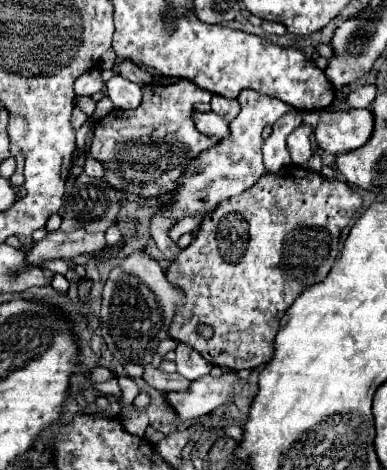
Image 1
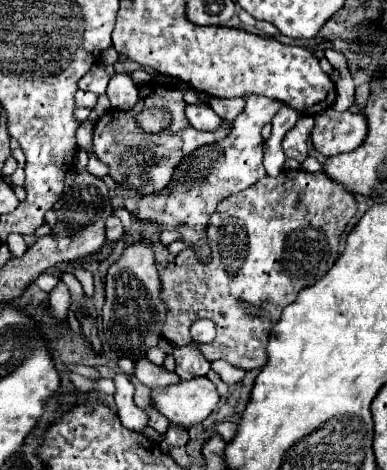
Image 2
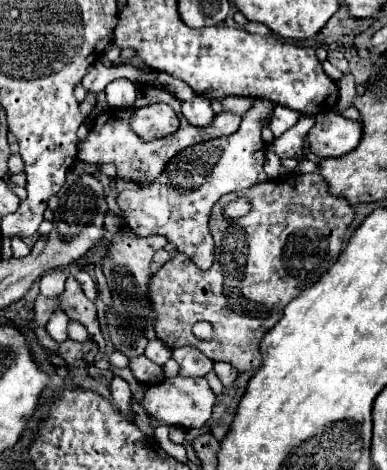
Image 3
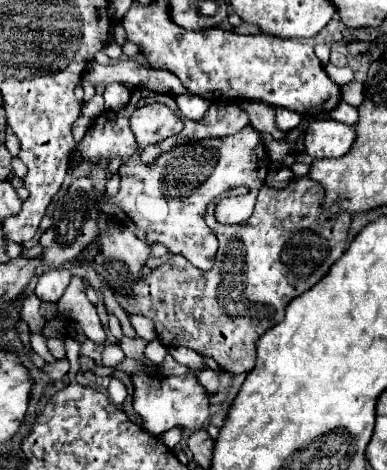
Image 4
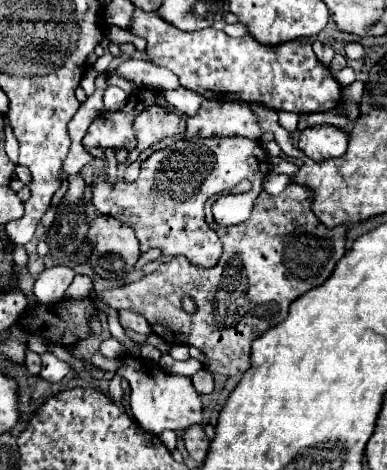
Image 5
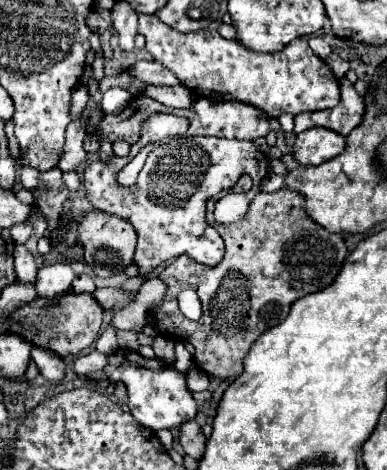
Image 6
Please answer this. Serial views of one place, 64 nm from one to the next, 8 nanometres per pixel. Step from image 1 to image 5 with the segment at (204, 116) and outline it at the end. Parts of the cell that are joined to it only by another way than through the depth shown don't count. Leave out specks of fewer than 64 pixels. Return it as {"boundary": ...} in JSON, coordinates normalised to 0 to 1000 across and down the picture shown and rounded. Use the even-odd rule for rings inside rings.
{"boundary":[[[460,187],[460,191],[424,191],[408,196],[408,204],[419,204],[429,213],[429,221],[450,226],[460,238],[475,238],[486,247],[501,247],[522,221],[522,204],[506,204],[506,196],[481,191],[481,187]]]}

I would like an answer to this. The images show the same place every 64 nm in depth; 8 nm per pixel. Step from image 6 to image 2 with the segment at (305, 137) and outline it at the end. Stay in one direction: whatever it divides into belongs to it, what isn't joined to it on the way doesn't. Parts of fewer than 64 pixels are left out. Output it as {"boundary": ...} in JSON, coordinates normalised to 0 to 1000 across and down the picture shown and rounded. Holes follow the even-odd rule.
{"boundary":[[[858,230],[811,247],[817,264],[806,277],[806,306],[817,323],[837,332],[868,332],[884,323],[920,319],[946,294],[951,264],[941,243],[910,238],[868,238]]]}

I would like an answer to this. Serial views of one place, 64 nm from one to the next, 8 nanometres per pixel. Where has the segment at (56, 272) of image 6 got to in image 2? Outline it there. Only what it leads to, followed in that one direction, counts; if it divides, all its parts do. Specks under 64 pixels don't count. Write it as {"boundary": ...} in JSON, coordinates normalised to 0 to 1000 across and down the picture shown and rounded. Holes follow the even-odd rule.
{"boundary":[[[114,579],[114,583],[103,583],[98,591],[93,591],[93,600],[88,604],[98,604],[114,621],[134,621],[140,613],[145,613],[145,604],[155,600],[155,591],[150,587],[140,587],[140,583],[124,583],[124,579]]]}

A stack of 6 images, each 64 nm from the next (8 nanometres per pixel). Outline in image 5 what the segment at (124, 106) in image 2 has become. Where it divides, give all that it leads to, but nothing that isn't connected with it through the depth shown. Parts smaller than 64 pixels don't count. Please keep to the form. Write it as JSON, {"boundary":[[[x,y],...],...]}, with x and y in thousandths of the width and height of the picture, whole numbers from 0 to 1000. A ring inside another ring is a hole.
{"boundary":[[[279,183],[274,196],[269,196],[269,230],[295,238],[295,234],[310,234],[320,230],[320,221],[331,217],[331,200],[315,191],[315,187],[300,187],[300,183]]]}

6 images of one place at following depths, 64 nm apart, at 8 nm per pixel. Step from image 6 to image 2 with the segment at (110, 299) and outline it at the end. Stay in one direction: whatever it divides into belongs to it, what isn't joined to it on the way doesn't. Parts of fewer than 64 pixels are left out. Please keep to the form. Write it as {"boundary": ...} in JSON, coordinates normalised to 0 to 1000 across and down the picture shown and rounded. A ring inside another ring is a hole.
{"boundary":[[[775,360],[749,362],[749,379],[739,372],[736,364],[713,379],[687,372],[661,387],[661,391],[646,396],[646,400],[636,400],[636,404],[615,409],[615,413],[599,413],[599,417],[579,421],[579,426],[563,434],[563,443],[558,443],[558,451],[548,455],[548,464],[543,464],[543,472],[537,472],[537,485],[532,485],[537,519],[543,519],[543,528],[548,528],[548,557],[543,557],[543,562],[517,562],[517,557],[506,557],[506,540],[496,540],[491,528],[486,528],[486,532],[470,532],[470,536],[413,579],[419,638],[424,638],[424,647],[429,647],[429,685],[424,685],[424,694],[419,694],[419,719],[434,723],[434,728],[450,732],[450,736],[496,732],[501,723],[496,723],[496,715],[491,715],[491,694],[496,694],[506,681],[517,681],[517,677],[537,677],[537,681],[548,681],[548,685],[558,689],[558,719],[553,719],[543,732],[512,732],[517,749],[522,749],[543,770],[553,770],[553,766],[584,766],[584,770],[594,770],[599,779],[610,779],[610,783],[620,783],[620,787],[636,787],[636,791],[641,791],[641,787],[672,787],[672,783],[687,774],[687,728],[693,728],[693,715],[698,715],[703,694],[724,681],[729,660],[734,660],[744,647],[755,647],[755,643],[765,638],[770,621],[775,621],[786,609],[817,604],[817,600],[863,566],[863,557],[868,557],[868,549],[873,549],[879,502],[884,502],[894,477],[904,472],[904,464],[910,464],[915,455],[920,455],[920,426],[915,426],[915,417],[910,417],[904,409],[889,404],[889,396],[858,387],[837,366],[801,368]]]}

